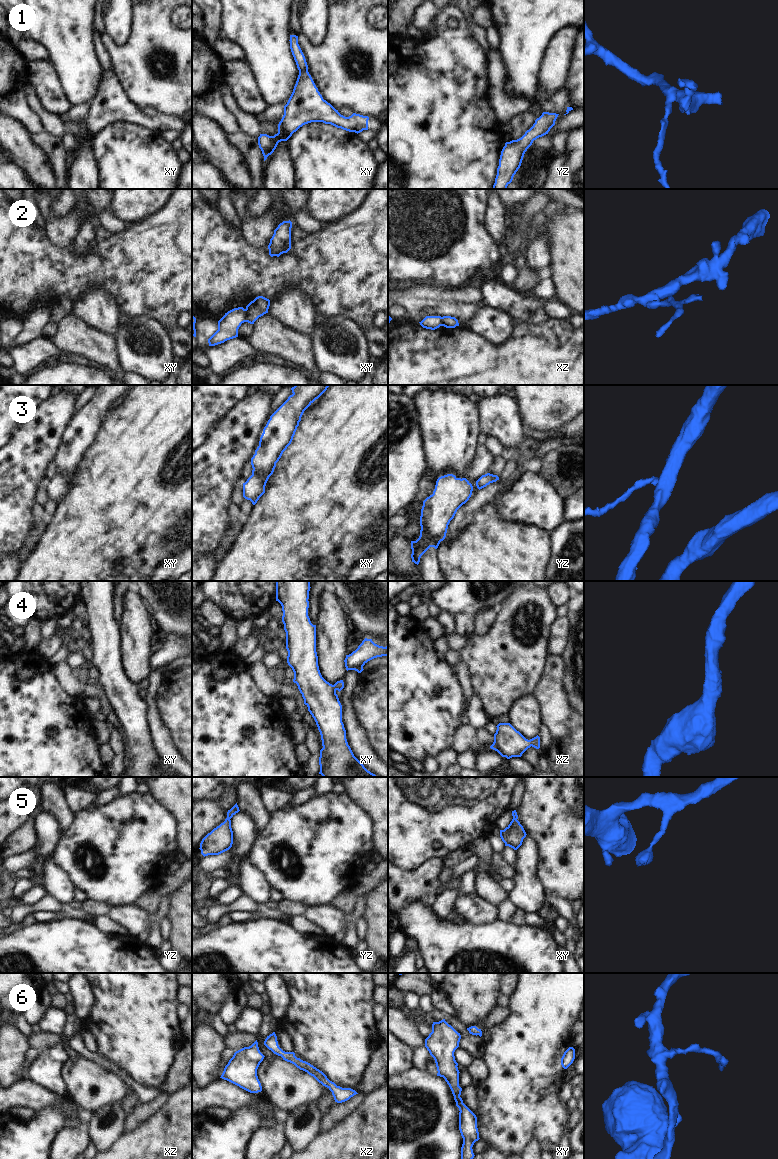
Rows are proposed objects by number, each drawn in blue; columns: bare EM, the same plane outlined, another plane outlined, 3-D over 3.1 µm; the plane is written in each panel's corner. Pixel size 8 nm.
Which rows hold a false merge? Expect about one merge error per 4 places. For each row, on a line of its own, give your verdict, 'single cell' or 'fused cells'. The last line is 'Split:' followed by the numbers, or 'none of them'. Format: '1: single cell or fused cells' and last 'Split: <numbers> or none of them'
1: single cell
2: fused cells
3: single cell
4: single cell
5: single cell
6: single cell
Split: 2

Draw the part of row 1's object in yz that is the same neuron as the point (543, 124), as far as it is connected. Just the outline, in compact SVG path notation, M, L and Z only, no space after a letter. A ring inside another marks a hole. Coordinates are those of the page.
M543 112L521 138L505 143L501 151L497 175L492 189L507 189L507 186L512 182L514 175L520 168L527 149L534 140L548 134L555 125L558 115Z

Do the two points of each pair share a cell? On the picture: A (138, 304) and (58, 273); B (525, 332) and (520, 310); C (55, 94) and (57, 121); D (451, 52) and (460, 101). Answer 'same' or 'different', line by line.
A: same
B: different
C: different
D: same

